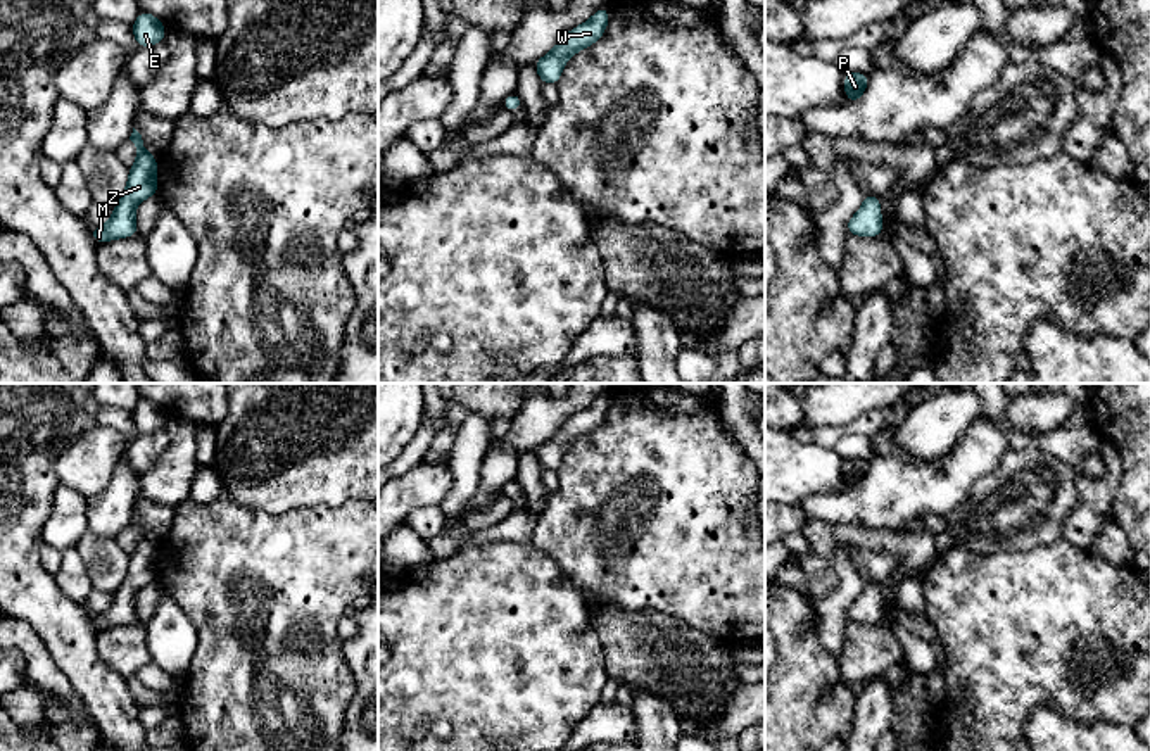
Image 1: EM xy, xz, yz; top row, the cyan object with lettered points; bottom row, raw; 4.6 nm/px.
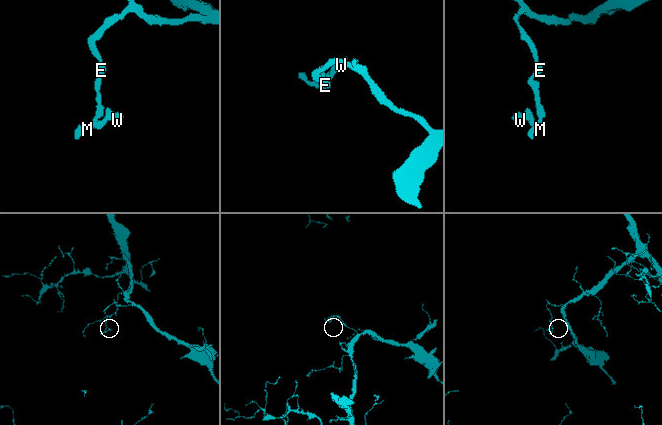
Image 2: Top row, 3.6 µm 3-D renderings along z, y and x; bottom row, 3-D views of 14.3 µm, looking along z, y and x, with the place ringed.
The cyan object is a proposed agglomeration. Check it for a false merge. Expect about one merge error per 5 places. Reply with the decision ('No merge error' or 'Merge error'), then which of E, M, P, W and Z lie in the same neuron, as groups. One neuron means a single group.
No merge error. Groups: E M P W Z

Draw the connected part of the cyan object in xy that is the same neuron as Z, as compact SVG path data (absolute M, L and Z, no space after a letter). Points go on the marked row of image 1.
M133 128L130 140L136 147L136 161L130 167L126 190L114 205L109 223L100 228L88 228L97 243L104 243L124 237L138 237L135 207L147 197L157 195L157 162L159 159L145 150L142 135Z

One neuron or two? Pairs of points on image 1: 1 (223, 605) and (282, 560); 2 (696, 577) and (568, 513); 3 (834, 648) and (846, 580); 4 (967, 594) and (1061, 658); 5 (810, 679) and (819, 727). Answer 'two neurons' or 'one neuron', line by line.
1: one neuron
2: one neuron
3: one neuron
4: one neuron
5: one neuron

